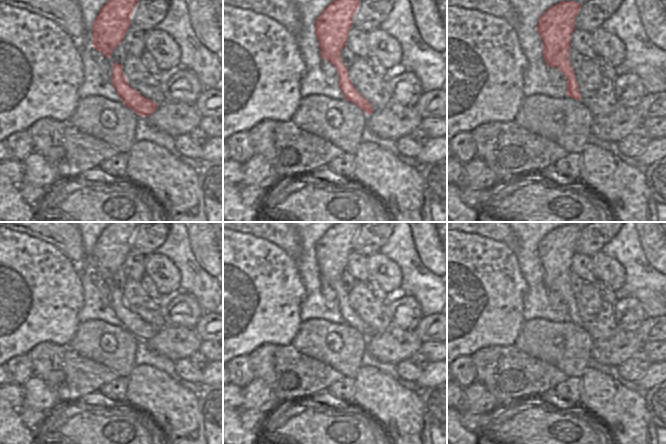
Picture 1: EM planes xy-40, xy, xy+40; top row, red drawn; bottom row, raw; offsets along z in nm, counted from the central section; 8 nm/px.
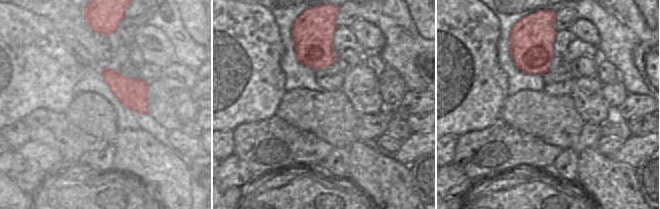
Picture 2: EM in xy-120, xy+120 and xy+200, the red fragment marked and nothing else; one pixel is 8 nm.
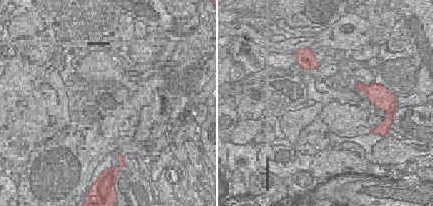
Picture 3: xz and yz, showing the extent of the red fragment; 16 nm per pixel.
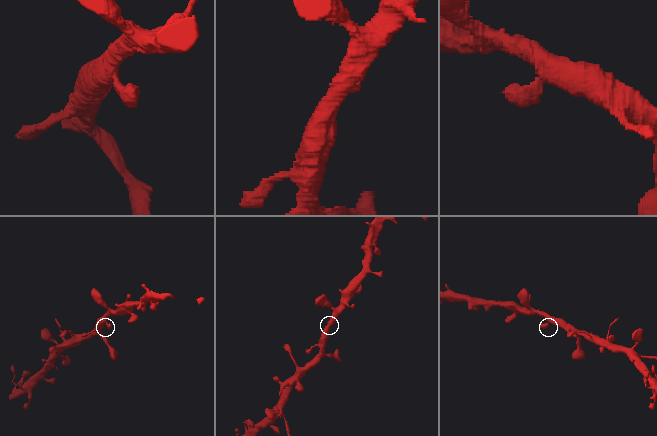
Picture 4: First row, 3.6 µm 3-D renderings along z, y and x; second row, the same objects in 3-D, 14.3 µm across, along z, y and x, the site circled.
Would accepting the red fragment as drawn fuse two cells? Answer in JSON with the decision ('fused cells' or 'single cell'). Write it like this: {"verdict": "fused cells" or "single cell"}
{"verdict": "single cell"}

